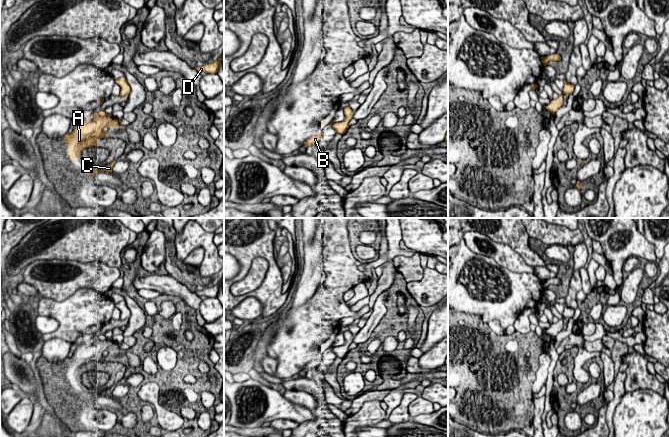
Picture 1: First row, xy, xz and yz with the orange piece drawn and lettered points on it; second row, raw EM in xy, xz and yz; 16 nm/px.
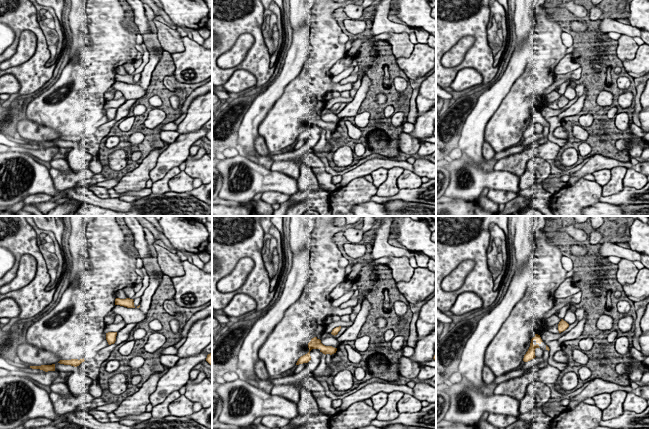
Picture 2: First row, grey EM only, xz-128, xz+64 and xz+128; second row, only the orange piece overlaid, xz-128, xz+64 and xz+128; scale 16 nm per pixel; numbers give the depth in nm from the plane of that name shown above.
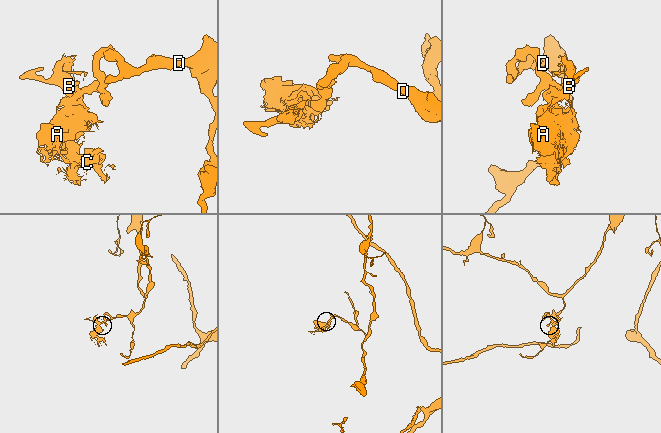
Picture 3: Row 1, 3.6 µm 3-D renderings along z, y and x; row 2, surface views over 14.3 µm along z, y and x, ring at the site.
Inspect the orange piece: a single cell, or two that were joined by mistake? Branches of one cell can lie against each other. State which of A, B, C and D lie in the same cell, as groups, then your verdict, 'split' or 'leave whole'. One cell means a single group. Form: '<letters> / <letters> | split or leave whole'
A B C / D | split

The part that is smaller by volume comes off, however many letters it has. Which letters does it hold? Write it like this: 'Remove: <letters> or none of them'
Remove: A, B, C

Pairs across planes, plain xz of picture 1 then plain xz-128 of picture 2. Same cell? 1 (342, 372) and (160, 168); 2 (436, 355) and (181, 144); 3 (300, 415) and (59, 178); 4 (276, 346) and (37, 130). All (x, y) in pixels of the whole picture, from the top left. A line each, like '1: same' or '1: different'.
1: different
2: same
3: different
4: different

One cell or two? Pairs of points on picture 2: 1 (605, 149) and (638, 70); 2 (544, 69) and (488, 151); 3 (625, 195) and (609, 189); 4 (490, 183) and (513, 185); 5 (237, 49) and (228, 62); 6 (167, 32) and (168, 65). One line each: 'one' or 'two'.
1: two
2: two
3: two
4: one
5: one
6: two

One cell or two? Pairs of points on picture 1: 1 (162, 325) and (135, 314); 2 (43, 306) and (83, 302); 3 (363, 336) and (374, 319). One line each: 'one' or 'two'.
1: two
2: one
3: one

